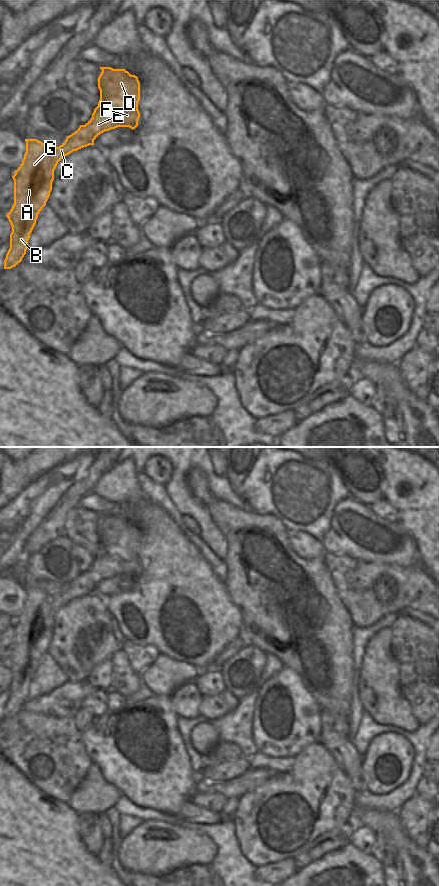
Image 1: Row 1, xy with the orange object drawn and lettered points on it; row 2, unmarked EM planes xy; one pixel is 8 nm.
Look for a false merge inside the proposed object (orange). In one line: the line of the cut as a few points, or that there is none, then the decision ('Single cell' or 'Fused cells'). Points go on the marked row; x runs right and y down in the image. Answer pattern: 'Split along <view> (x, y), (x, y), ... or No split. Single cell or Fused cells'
No split. Single cell.

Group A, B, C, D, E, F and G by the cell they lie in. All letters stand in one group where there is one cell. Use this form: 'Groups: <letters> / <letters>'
Groups: A B C D E F G.

